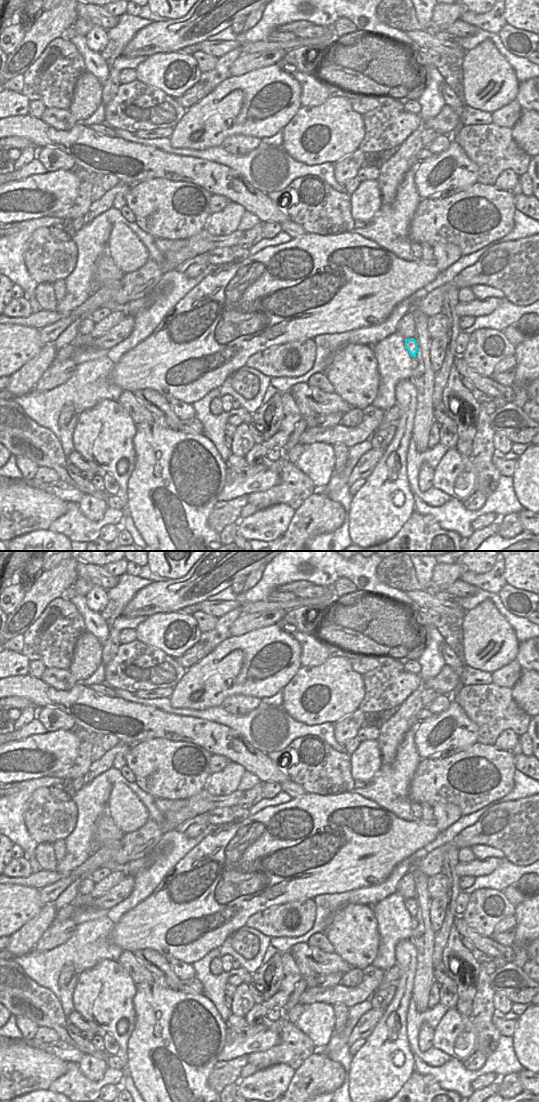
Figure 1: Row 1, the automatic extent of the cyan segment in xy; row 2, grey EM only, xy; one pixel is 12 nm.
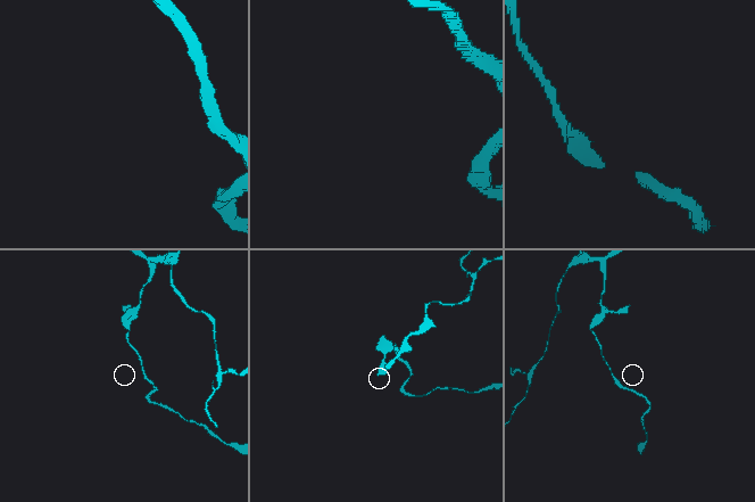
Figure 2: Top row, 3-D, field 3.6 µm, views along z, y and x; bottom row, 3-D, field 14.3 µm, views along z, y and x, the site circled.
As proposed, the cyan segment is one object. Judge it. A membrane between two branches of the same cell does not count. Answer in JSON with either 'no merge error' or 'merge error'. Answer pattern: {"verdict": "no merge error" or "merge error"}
{"verdict": "no merge error"}

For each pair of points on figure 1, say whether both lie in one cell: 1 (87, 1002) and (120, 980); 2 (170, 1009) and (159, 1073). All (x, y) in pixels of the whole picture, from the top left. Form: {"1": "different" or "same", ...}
{"1": "same", "2": "same"}

